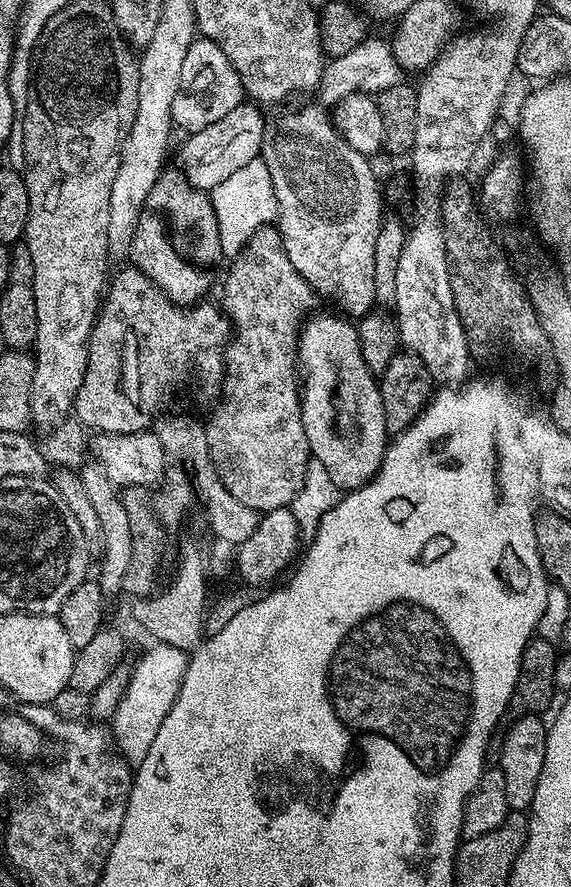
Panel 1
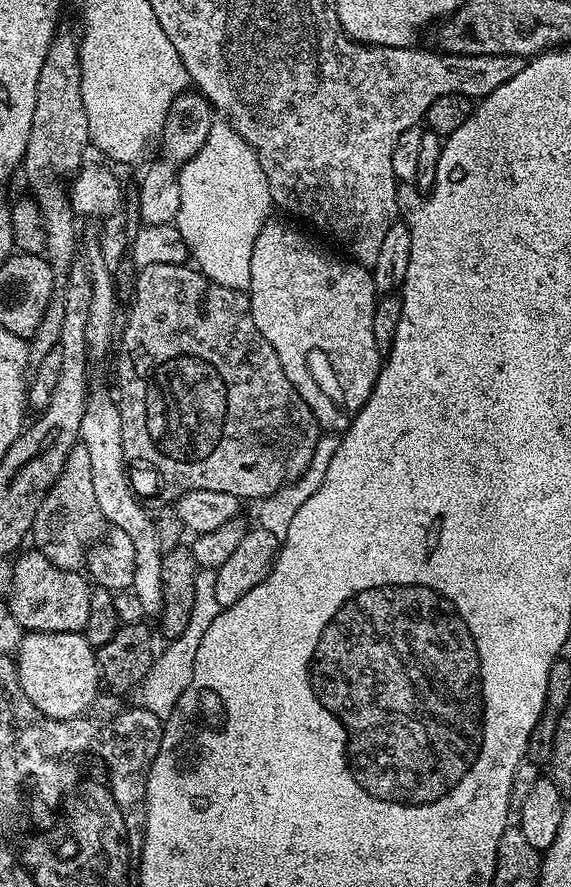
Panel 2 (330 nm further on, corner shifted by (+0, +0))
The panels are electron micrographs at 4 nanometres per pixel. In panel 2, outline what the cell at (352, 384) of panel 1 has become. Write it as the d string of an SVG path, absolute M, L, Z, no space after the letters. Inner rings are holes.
M270 218L258 230L253 254L250 256L250 286L246 289L250 310L254 314L254 326L258 326L258 330L262 330L262 338L266 338L266 342L270 342L270 346L274 346L274 354L278 354L278 362L282 362L282 370L286 370L286 378L290 378L294 390L298 390L298 394L302 394L302 402L306 402L306 406L310 406L321 429L337 434L342 434L351 426L352 419L358 415L364 403L370 398L382 363L382 349L374 342L374 310L378 293L372 281L372 273L351 258L343 259L339 260L336 256L323 256L302 233L295 232L290 225L283 224L280 220Z

